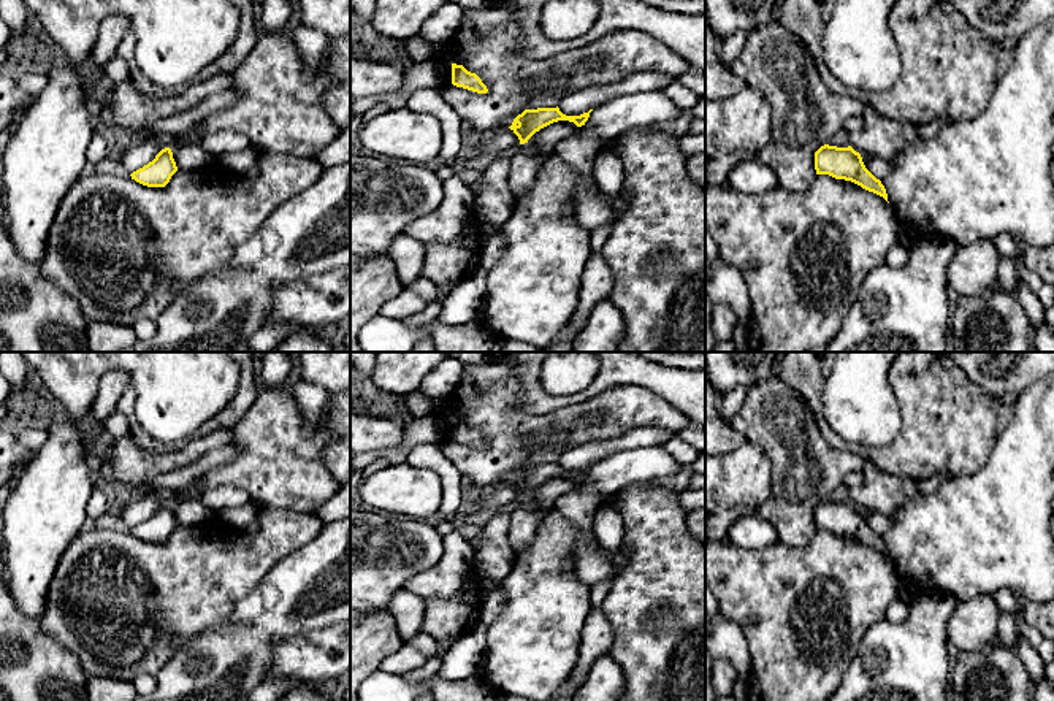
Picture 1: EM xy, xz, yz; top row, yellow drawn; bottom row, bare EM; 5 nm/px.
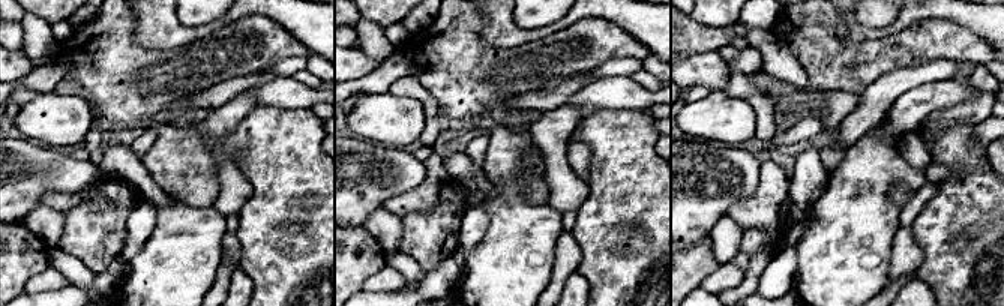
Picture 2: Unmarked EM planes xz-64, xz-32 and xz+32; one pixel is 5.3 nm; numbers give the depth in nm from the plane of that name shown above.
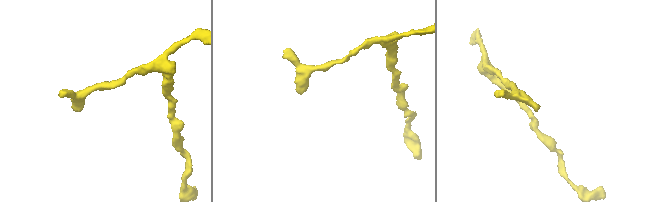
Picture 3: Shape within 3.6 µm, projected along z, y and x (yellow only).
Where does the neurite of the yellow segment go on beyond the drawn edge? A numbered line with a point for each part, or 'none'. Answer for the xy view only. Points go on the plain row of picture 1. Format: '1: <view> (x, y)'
none

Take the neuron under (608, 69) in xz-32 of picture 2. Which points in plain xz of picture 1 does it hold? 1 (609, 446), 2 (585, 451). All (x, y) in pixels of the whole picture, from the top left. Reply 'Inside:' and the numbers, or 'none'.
Inside: 1, 2

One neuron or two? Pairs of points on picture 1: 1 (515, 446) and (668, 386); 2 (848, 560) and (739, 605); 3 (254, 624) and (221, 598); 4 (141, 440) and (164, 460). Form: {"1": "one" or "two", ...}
{"1": "two", "2": "one", "3": "two", "4": "two"}

